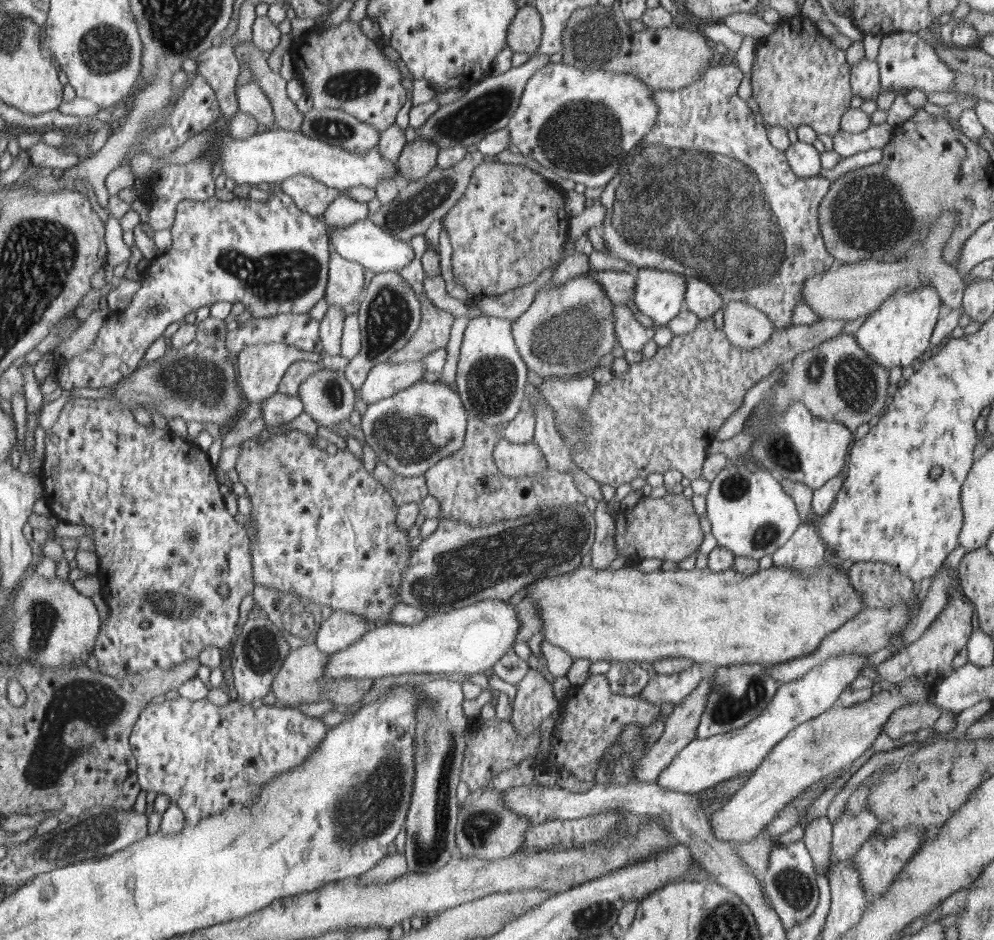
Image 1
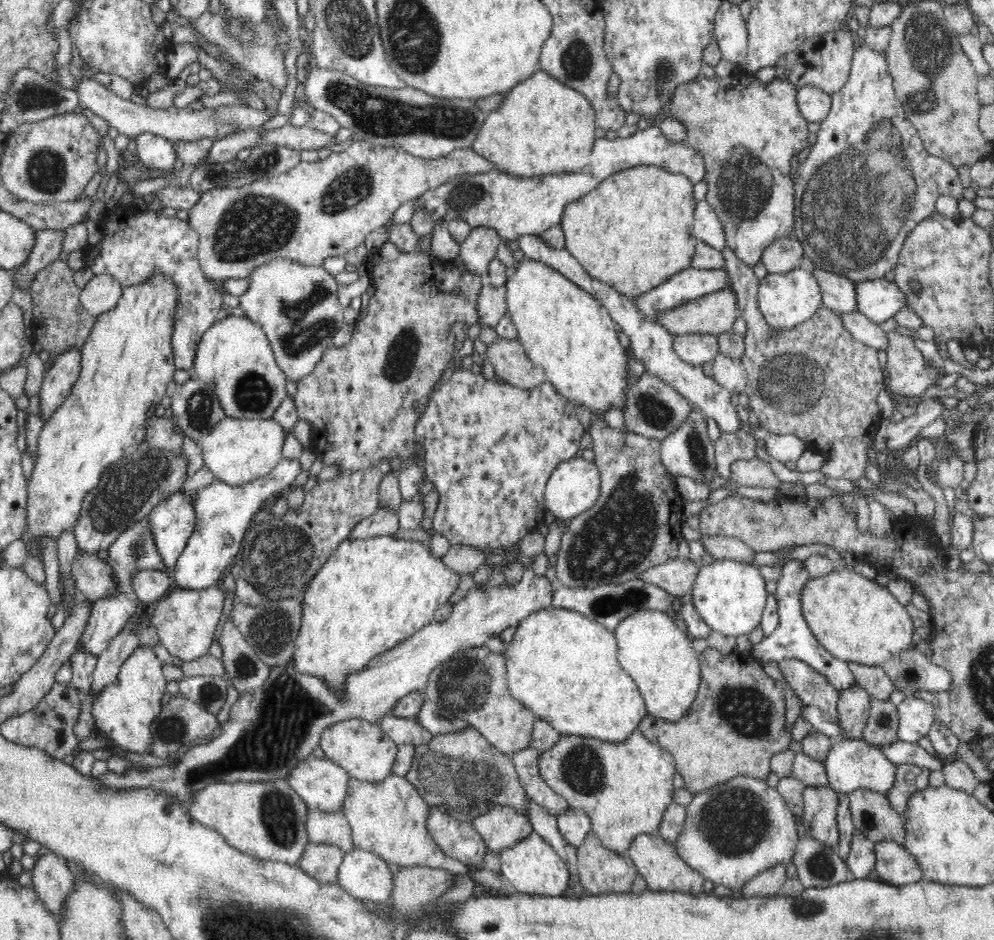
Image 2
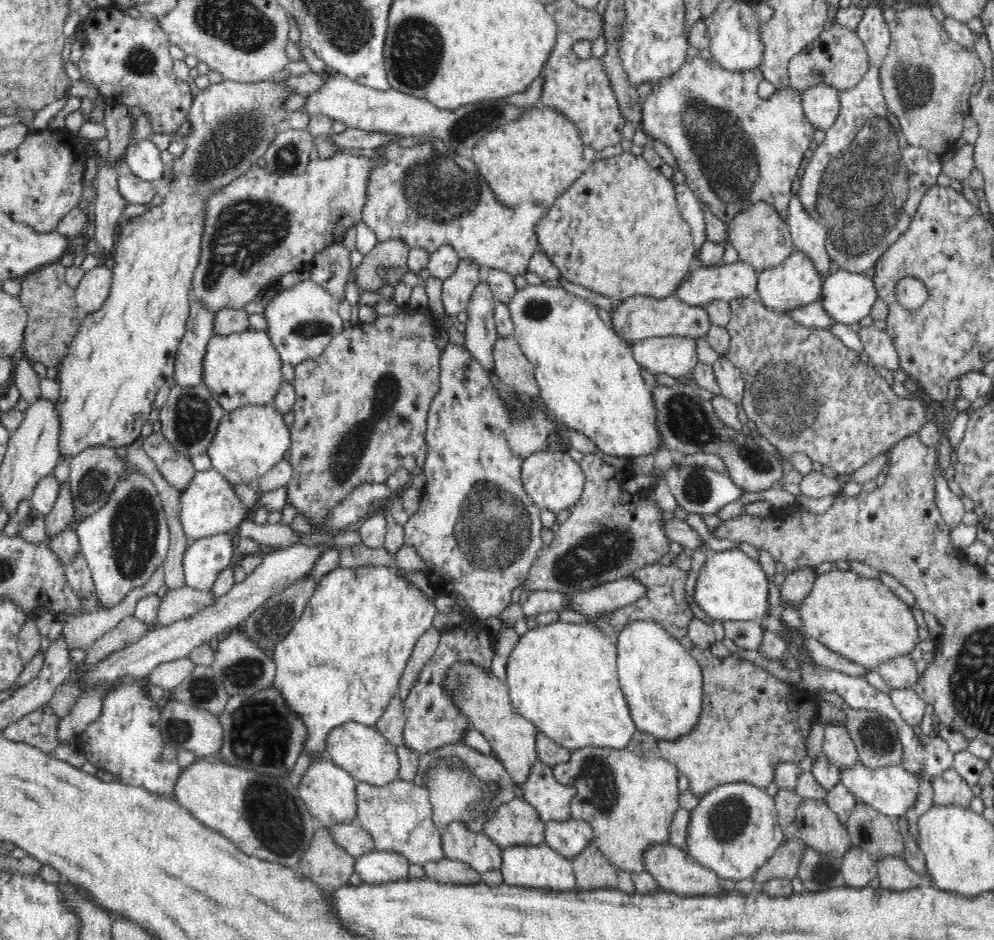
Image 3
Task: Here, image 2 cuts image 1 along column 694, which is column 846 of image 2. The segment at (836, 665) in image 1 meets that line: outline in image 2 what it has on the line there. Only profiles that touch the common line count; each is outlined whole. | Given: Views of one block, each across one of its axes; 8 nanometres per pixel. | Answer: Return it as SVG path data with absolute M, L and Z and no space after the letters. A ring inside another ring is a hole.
M835 740L825 763L829 786L838 794L850 794L854 790L870 790L880 795L888 795L896 782L896 767L876 747L860 740Z

